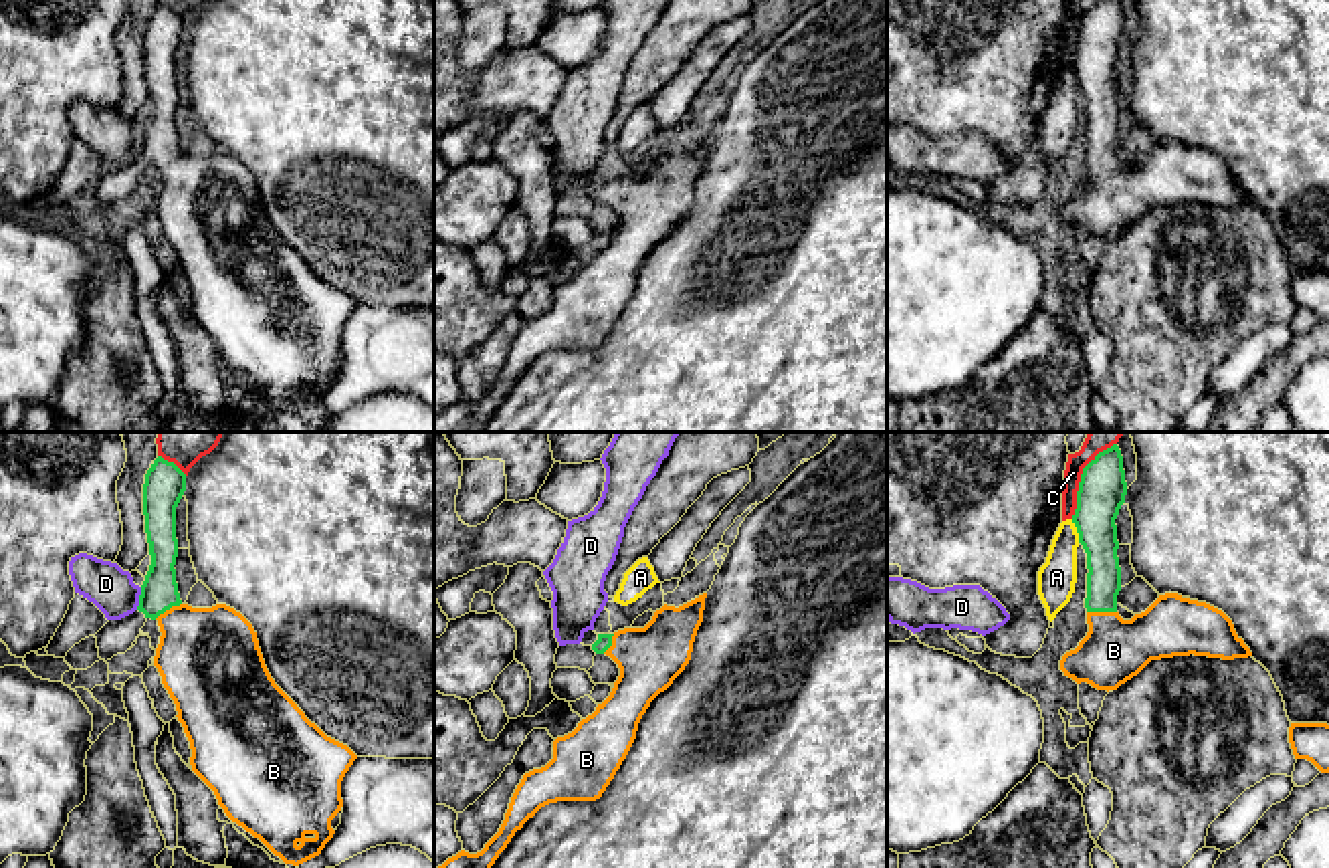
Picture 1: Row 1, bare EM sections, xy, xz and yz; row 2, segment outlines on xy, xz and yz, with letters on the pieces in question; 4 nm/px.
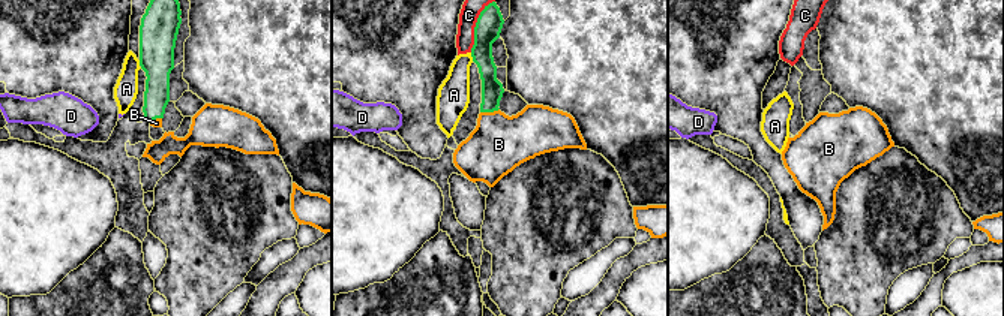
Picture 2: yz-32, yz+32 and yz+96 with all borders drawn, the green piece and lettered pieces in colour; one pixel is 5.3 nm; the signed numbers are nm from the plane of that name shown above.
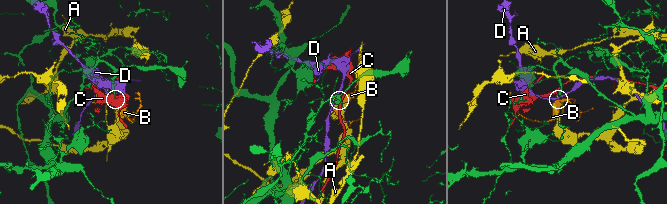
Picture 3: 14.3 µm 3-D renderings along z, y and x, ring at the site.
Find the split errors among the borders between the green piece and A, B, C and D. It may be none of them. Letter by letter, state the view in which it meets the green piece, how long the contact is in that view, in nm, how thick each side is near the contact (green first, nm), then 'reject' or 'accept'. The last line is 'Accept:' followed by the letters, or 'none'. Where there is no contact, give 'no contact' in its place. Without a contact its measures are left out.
A: yz | 100 nm | 190/150 nm | reject
B: yz | 120 nm | 140/260 nm | accept
C: yz | 280 nm | 190/70 nm | reject
D: xy | 90 nm | 140/180 nm | reject
Accept: B

